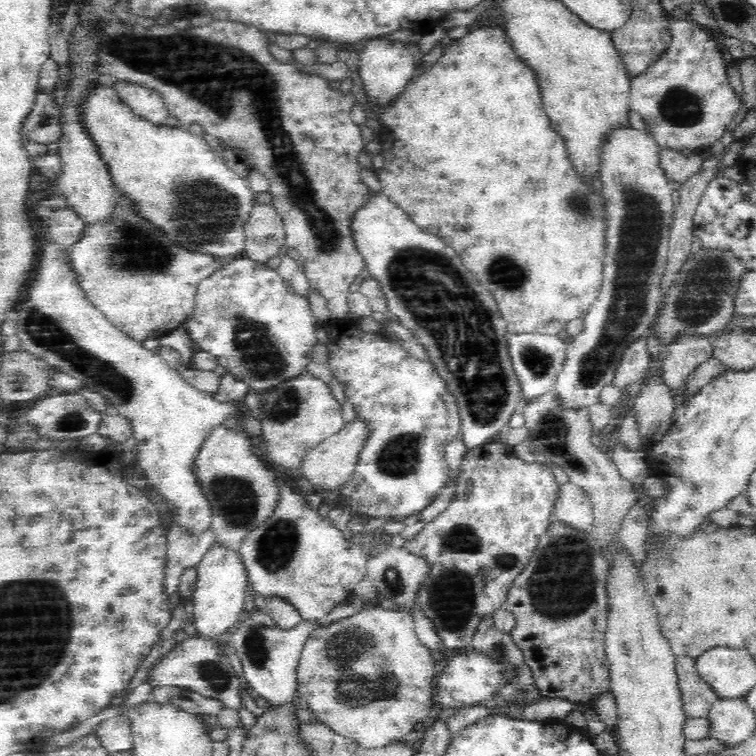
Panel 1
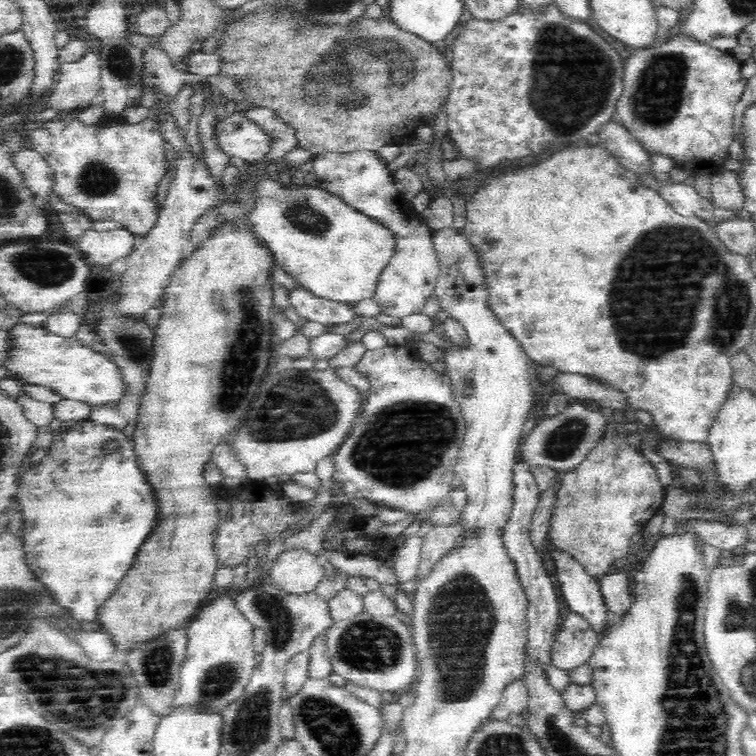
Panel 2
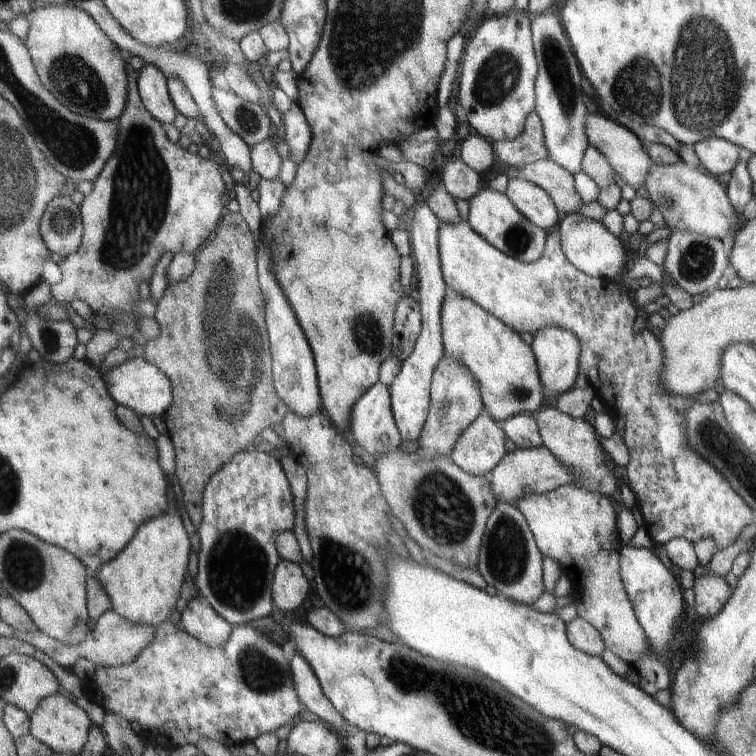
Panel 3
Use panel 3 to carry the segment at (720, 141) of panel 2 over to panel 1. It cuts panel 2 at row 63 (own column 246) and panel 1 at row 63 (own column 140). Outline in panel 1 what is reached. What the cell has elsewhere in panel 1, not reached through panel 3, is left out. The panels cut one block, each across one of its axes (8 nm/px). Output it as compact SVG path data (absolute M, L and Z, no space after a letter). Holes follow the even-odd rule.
M673 15L670 20L672 42L658 62L644 74L630 77L630 108L640 114L662 148L699 152L711 147L732 124L741 99L732 89L726 67L730 64L708 31L697 23Z

